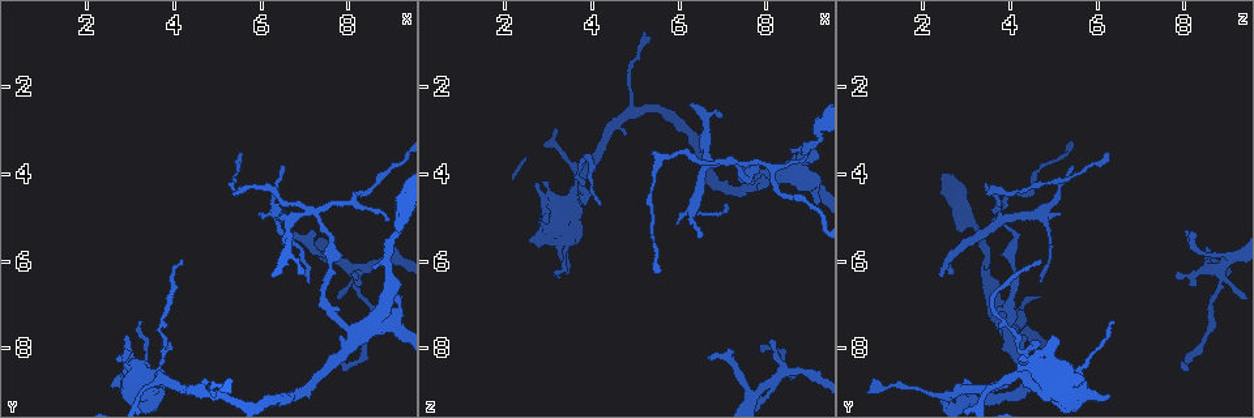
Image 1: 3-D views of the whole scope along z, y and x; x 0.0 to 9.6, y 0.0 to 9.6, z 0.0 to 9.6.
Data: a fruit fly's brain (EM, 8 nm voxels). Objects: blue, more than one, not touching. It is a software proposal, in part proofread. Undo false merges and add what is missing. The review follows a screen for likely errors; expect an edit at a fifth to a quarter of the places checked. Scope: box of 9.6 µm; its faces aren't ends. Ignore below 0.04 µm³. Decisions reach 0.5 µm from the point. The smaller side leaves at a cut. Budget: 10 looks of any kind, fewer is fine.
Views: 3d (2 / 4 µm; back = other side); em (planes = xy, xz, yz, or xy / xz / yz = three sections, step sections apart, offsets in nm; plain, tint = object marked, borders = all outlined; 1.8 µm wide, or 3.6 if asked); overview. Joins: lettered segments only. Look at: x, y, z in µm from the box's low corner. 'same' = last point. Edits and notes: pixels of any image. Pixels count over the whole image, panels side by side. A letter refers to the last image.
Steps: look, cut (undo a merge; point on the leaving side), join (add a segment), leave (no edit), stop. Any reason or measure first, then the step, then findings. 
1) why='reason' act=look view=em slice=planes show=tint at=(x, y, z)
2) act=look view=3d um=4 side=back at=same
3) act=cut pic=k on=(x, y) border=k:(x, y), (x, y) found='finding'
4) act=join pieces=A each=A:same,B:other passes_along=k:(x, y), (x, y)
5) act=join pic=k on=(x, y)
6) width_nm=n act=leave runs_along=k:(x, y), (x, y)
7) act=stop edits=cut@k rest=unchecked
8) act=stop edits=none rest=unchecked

why='free end' act=look view=3d um=2 at=(8.10, 6.25, 7.80)

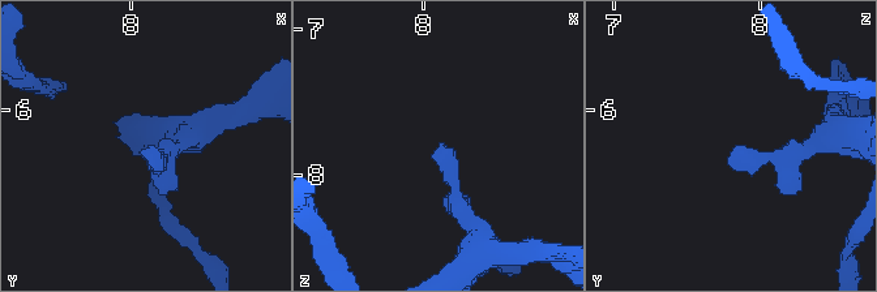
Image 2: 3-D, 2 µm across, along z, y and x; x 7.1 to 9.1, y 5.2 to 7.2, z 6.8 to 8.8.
why='shape alone is not enough' act=look view=em slice=planes show=borders at=(8.14, 6.26, 7.80)

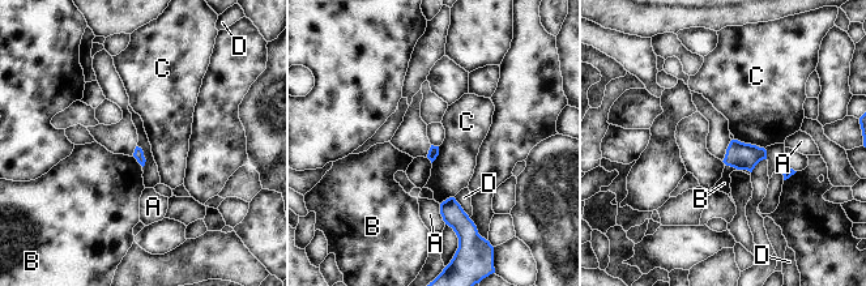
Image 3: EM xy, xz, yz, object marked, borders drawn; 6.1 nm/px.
act=leave each=A:other,B:other,C:other,D:other border=3:(734, 139), (758, 146) found='no lettered segment goes on from it'

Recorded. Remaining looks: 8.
why='thin end' act=look view=3d um=4 at=(6.70, 5.35, 8.20)

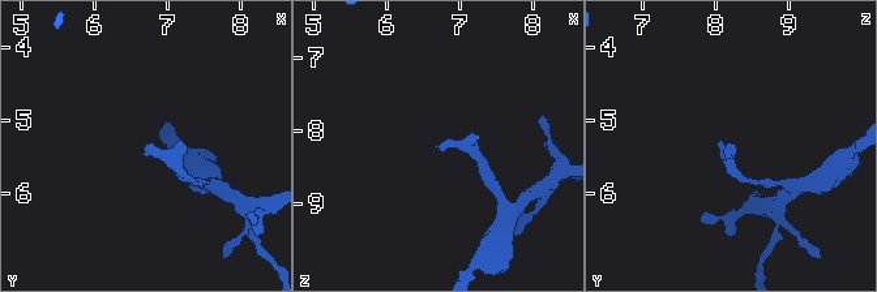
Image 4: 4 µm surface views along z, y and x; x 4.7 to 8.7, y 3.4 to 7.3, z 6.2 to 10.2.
act=look view=em um=3.6 slice=planes show=borders at=(6.75, 5.30, 8.20)

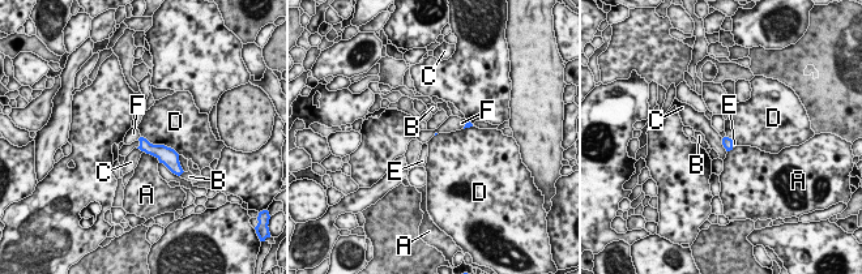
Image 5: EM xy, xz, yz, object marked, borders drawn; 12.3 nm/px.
act=join pieces=E each=A:other,B:other,C:other,D:other,E:same,F:other found='the neuron continues'

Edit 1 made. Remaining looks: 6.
why='narrows sharply' act=look view=em slice=xy step=4 show=tint at=(7.20, 4.90, 3.75)

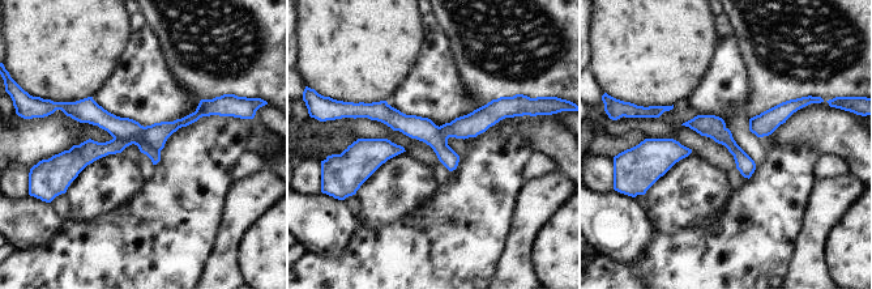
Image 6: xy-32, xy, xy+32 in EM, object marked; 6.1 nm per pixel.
act=look view=em slice=xz step=8 show=borders at=same

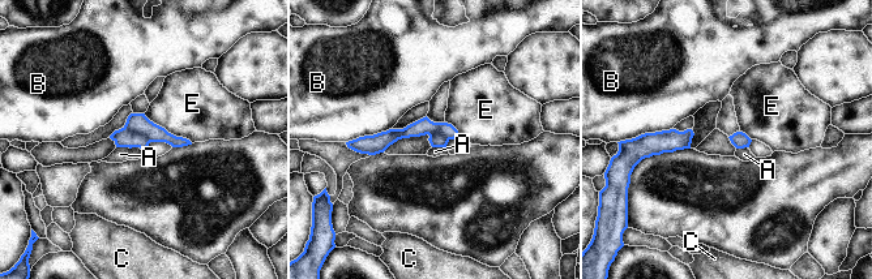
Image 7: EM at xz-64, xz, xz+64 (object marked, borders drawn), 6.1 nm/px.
longest_contact=E:360nm act=cut pic=7 on=(137, 123) each=A:other,B:other,C:other,E:other part_leaving=7:(454, 133), (418, 128), (357, 146) found='a second neuron is stuck on'

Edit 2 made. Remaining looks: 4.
why='redraw' act=look view=overview

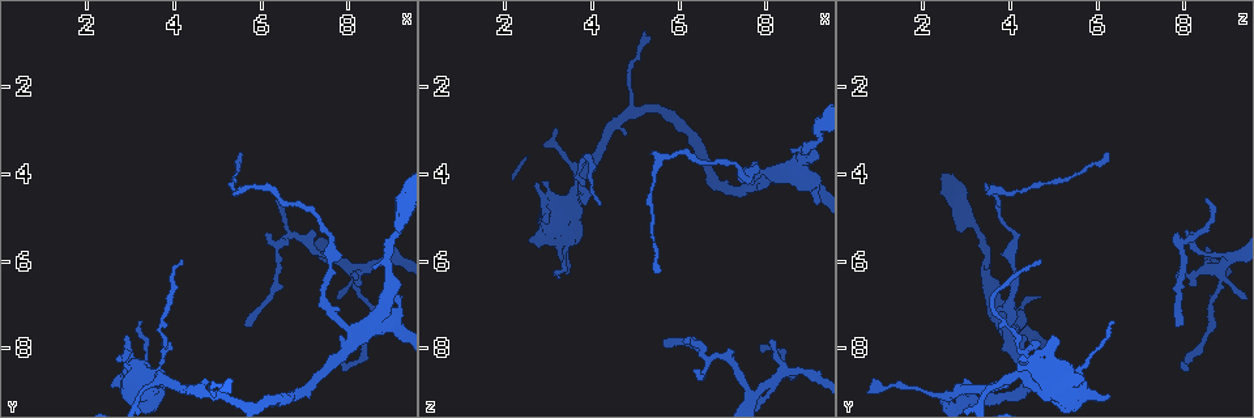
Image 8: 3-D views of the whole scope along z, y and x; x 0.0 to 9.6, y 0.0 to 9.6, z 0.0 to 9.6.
why='free end' act=look view=em slice=planes show=borders at=(5.70, 7.55, 7.90)

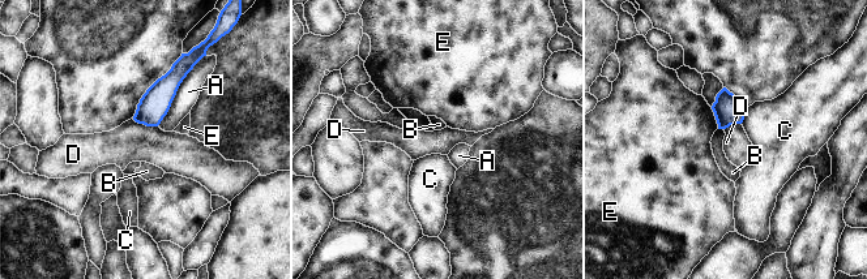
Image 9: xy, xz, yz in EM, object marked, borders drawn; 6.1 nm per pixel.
act=leave each=A:other,B:other,C:other,D:other,E:other border=9:(132, 119), (157, 127) found='none of them fits'

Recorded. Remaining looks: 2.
act=stop edits=join@5,cut@7 rest=unchecked

